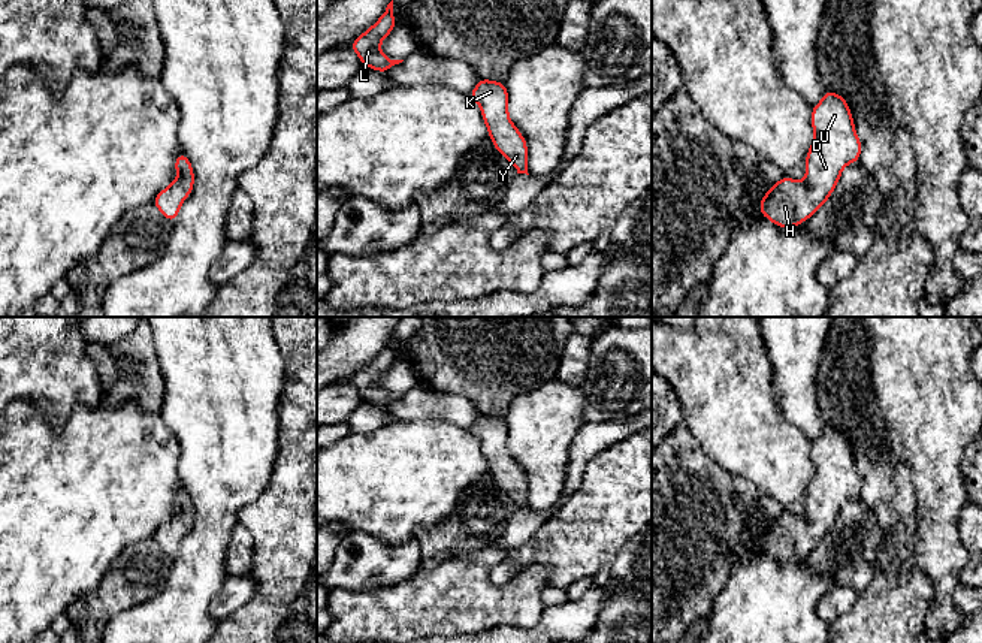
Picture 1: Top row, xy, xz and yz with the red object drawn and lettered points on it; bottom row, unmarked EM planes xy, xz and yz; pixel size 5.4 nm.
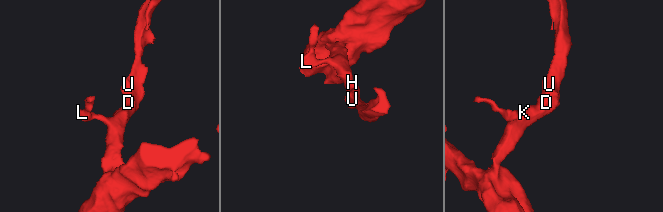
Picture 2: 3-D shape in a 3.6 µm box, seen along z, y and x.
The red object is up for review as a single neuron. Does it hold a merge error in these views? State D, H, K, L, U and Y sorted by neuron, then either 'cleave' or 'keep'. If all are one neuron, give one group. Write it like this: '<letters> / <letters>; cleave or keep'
D H K L U Y; keep

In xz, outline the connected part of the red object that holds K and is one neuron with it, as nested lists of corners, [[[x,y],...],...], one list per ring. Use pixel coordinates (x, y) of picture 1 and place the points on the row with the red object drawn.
[[[478,78],[477,87],[469,93],[481,108],[490,141],[496,151],[508,159],[517,173],[528,173],[528,145],[522,133],[508,117],[508,93],[504,82]]]

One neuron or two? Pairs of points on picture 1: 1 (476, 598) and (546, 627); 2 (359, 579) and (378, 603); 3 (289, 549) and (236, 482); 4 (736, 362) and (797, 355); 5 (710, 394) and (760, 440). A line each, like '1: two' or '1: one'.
1: two
2: two
3: two
4: two
5: one

